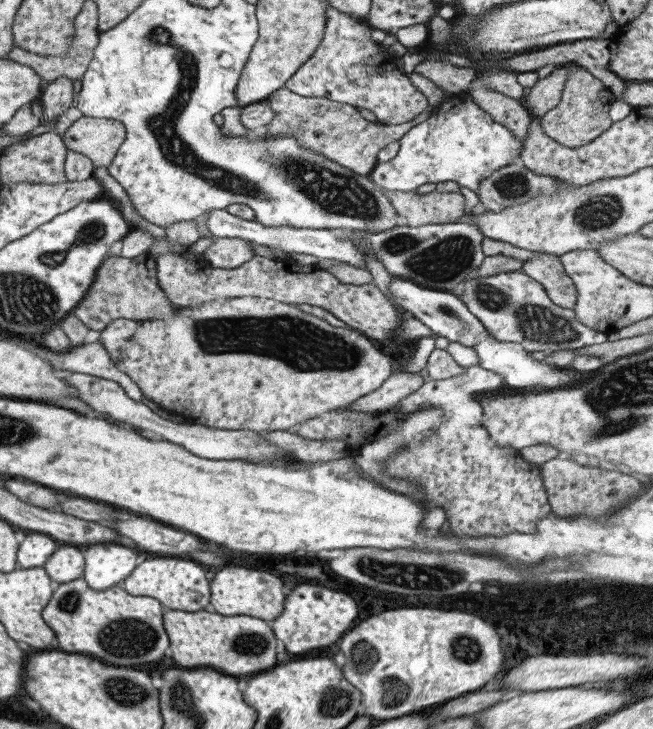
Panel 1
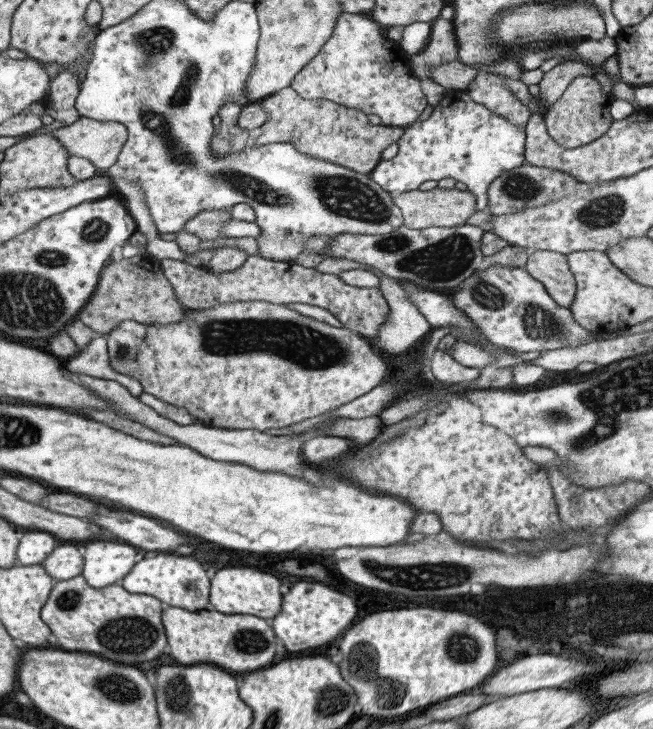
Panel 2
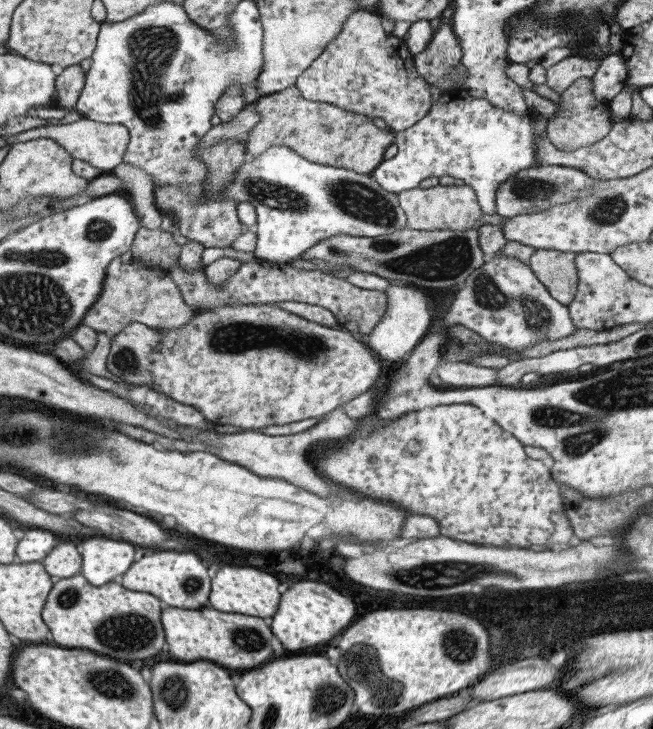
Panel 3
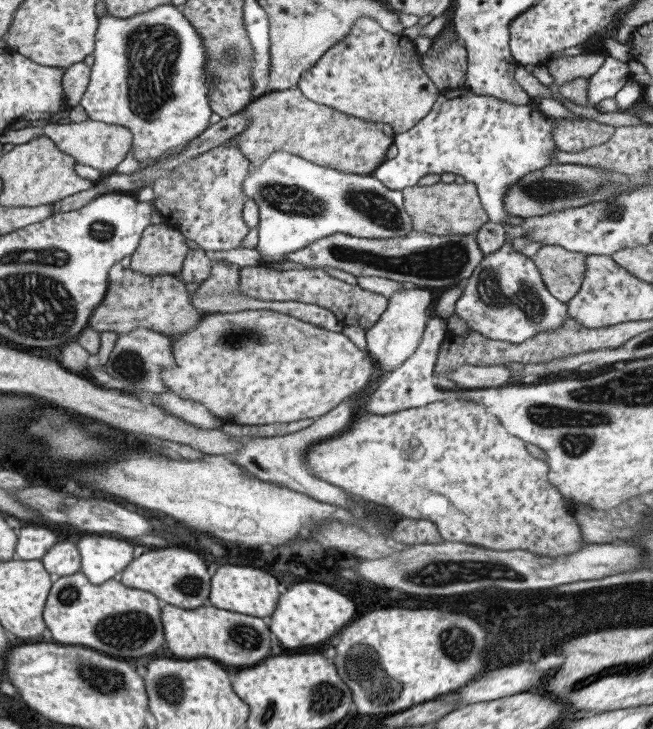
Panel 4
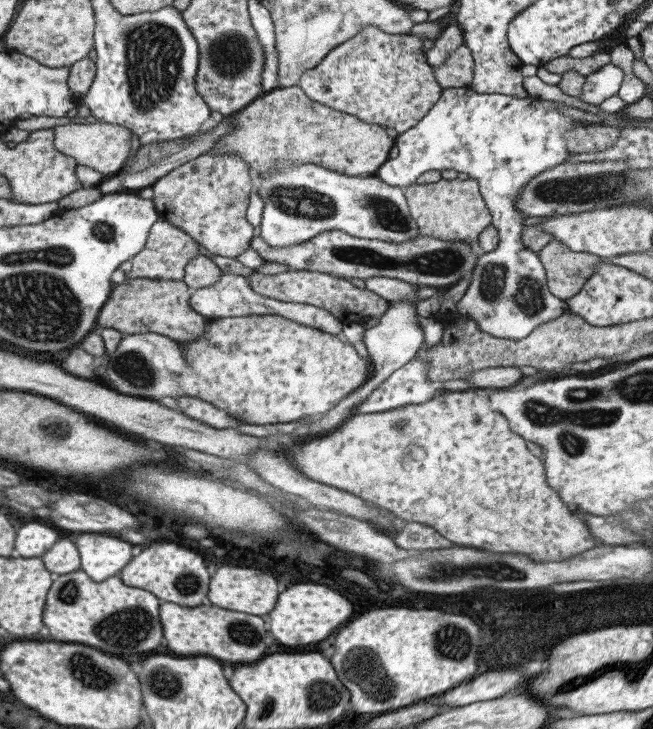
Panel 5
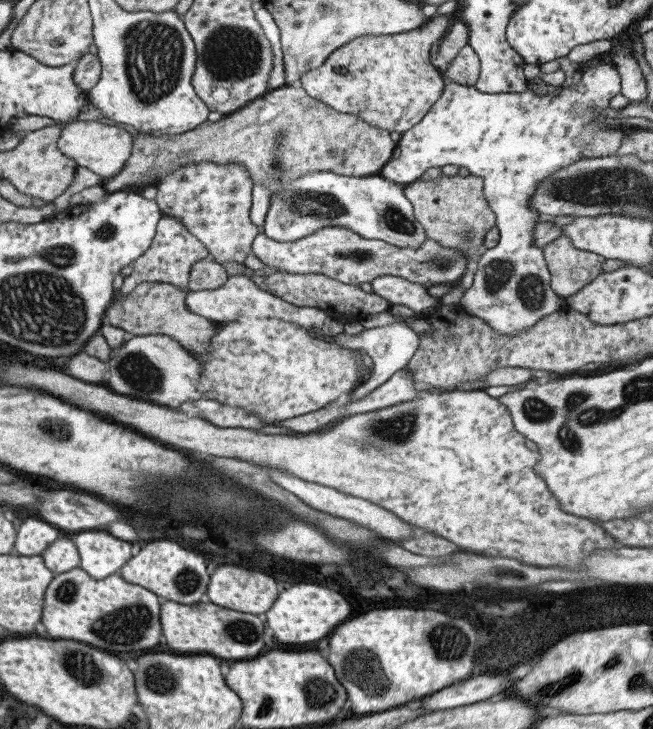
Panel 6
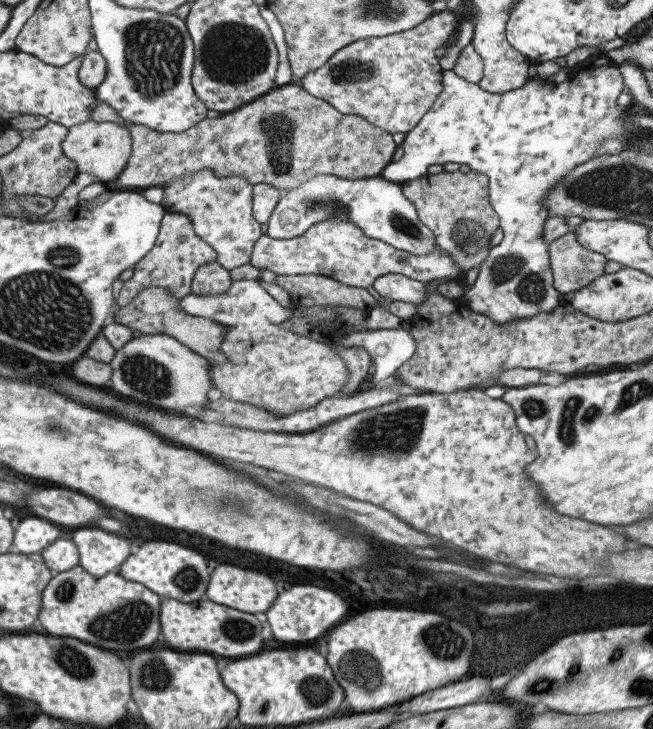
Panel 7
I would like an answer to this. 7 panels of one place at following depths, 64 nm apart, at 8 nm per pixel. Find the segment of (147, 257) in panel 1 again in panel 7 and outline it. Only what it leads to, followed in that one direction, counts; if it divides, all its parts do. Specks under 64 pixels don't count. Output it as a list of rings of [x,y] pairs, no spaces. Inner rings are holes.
[[[143,287],[126,306],[118,307],[111,322],[131,328],[135,332],[141,332],[143,335],[166,334],[171,336],[171,338],[192,350],[194,354],[215,364],[225,364],[225,360],[227,360],[218,350],[219,343],[225,337],[226,326],[217,324],[207,318],[183,313],[183,311],[180,311],[180,300],[174,298],[165,287]]]

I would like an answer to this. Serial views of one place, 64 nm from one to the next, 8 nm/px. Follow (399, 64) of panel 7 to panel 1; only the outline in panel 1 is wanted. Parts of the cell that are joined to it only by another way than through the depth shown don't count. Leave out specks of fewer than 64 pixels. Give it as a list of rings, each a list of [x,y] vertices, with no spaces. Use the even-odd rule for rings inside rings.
[[[325,7],[321,41],[282,88],[302,97],[326,98],[355,108],[365,107],[383,125],[413,120],[427,108],[427,98],[410,84],[407,74],[395,68],[395,58],[369,40],[369,31],[373,28],[369,28],[364,19],[351,18],[333,7]]]

